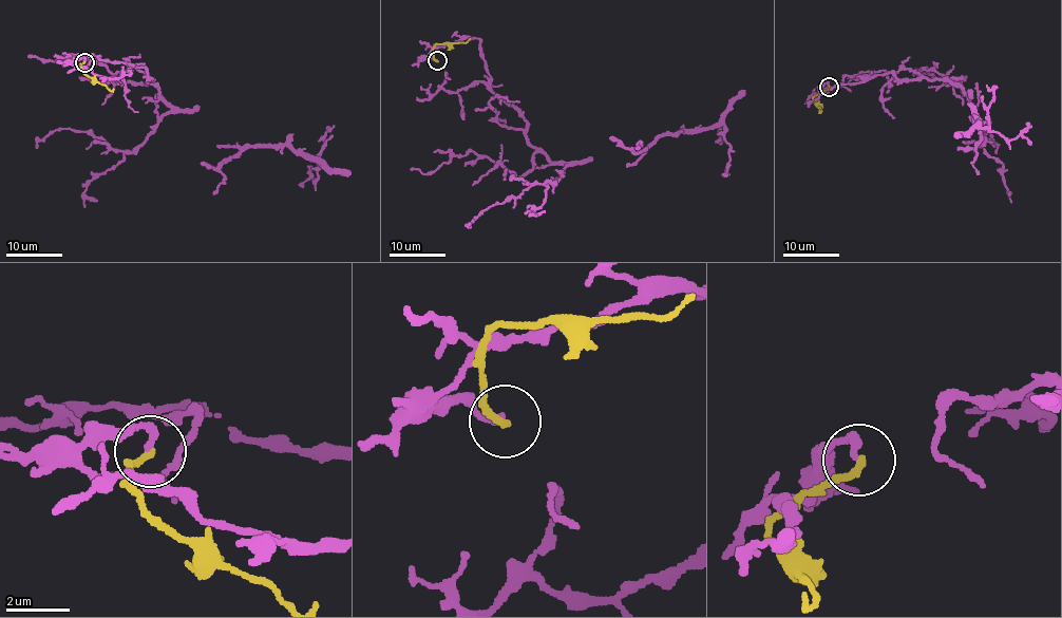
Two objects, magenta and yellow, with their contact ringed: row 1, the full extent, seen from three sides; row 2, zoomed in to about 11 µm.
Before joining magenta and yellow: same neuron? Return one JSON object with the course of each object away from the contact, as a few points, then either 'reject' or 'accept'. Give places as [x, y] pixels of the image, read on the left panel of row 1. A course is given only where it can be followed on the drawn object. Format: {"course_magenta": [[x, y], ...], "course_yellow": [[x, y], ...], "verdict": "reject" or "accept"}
{"course_magenta": [[83, 62], [73, 62], [107, 78], [146, 68], [217, 145], [307, 153], [321, 163], [302, 187]], "course_yellow": [[84, 62], [80, 67], [84, 72], [113, 89]], "verdict": "reject"}

